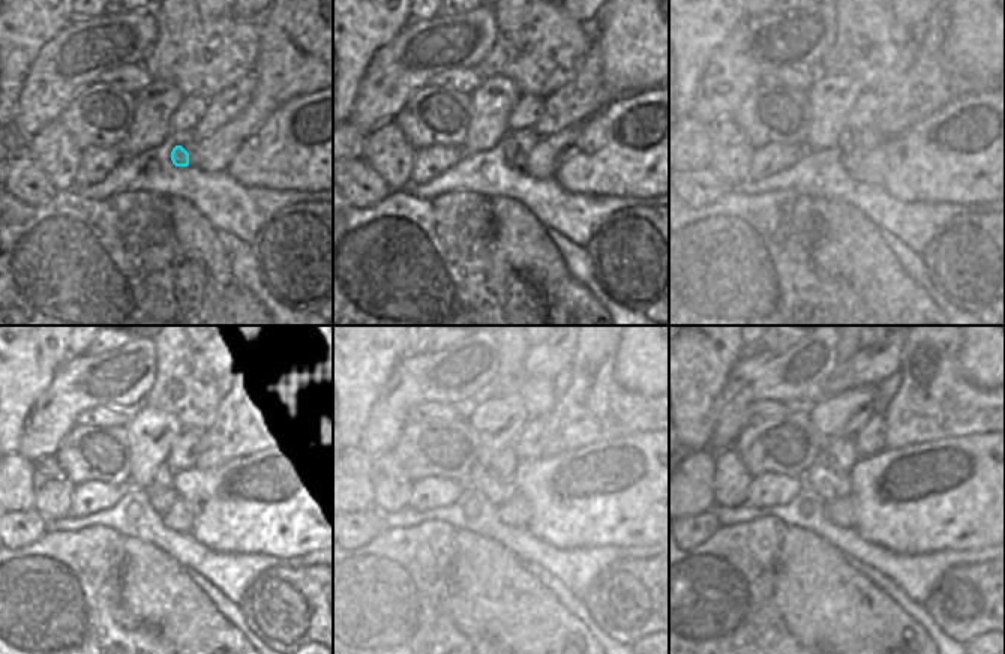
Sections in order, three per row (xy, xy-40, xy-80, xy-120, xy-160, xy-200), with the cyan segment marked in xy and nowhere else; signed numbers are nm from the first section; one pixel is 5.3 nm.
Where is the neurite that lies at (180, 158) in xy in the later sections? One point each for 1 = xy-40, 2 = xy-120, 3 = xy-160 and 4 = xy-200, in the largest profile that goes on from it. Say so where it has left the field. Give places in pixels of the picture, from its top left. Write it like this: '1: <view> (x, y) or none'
1: xy-40 (518, 161)
2: xy-120 (165, 495)
3: xy-160 (498, 491)
4: xy-200 (830, 485)

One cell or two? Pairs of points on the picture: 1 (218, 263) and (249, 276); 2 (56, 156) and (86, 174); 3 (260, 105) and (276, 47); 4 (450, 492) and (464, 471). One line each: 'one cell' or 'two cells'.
1: two cells
2: two cells
3: one cell
4: two cells

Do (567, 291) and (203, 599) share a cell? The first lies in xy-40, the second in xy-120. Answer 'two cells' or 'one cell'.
one cell

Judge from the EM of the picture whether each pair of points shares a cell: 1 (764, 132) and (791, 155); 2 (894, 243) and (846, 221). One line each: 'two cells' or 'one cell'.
1: two cells
2: two cells

